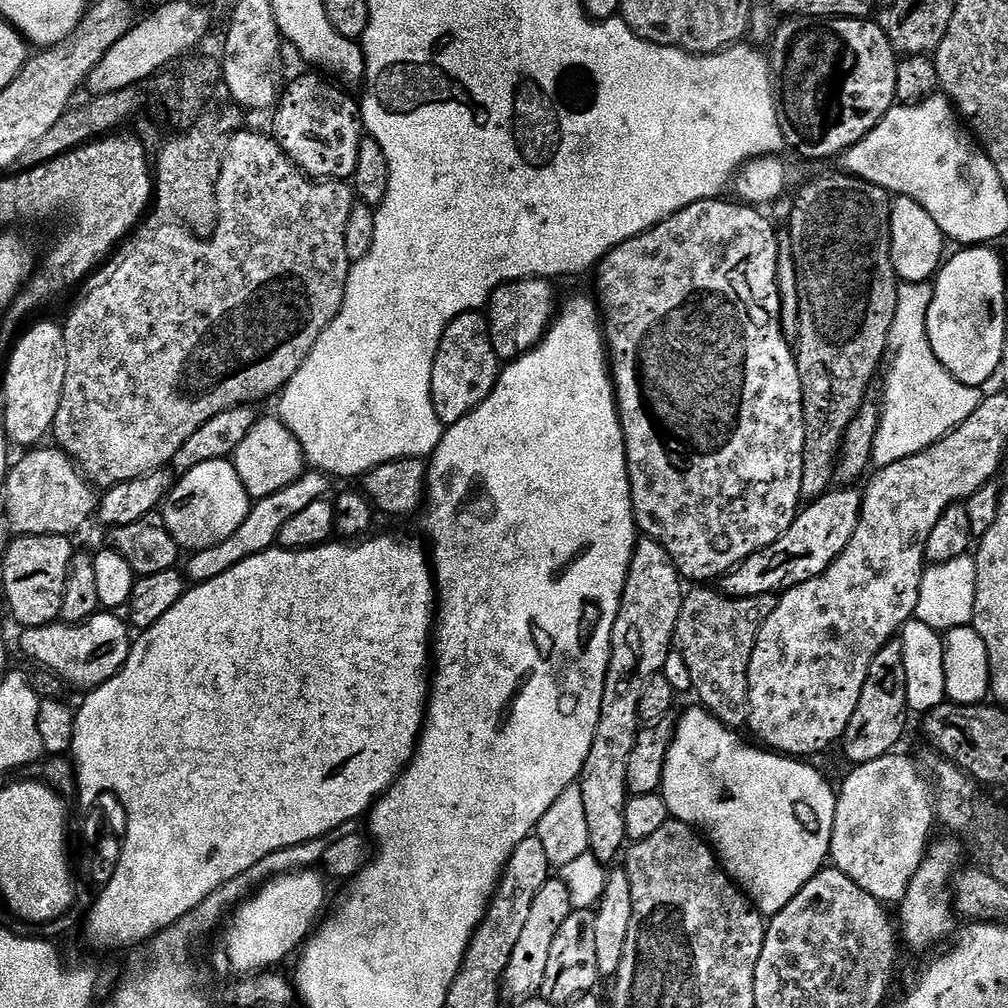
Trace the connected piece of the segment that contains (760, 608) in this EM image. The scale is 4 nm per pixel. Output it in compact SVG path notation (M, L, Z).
M696 586L685 595L678 614L678 626L672 643L682 654L690 670L692 692L700 695L699 703L709 714L718 717L728 728L740 730L747 725L748 671L758 634L776 609L776 596L759 596L733 600L712 586Z

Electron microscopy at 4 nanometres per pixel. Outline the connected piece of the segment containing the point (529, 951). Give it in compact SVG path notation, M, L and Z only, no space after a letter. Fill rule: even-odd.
M549 878L546 886L538 890L534 903L530 905L530 918L522 929L522 935L514 946L514 954L510 954L510 966L506 966L506 974L502 992L514 1002L535 997L542 986L542 978L546 978L546 965L550 959L550 946L554 946L554 938L558 938L558 930L562 930L562 922L570 918L574 911L570 902L570 890L566 890L563 878Z

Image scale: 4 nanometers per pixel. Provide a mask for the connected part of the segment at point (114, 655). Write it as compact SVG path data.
M101 610L89 620L82 621L81 624L57 622L46 626L38 626L37 628L25 628L19 633L21 635L20 648L24 651L26 659L33 660L33 665L58 674L64 679L65 685L72 687L73 684L76 688L91 690L100 684L106 683L110 678L114 678L114 674L118 674L122 670L122 666L132 649L134 643L133 633L130 631L129 625L121 617L120 621L116 616L118 615L115 611Z

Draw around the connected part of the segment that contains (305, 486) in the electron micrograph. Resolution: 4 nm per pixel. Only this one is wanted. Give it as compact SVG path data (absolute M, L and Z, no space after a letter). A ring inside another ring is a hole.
M308 470L296 481L284 486L282 490L278 490L268 497L257 499L248 512L246 522L242 522L242 526L238 526L238 530L234 534L230 534L230 538L226 538L226 542L209 548L197 548L189 555L192 557L188 560L187 579L193 585L205 584L226 574L226 570L234 570L234 566L238 566L238 562L246 562L246 558L254 558L254 554L267 552L279 541L282 526L286 526L286 522L290 522L290 518L294 518L299 512L306 510L306 506L311 506L313 502L325 499L329 495L328 483L330 480L325 473Z

